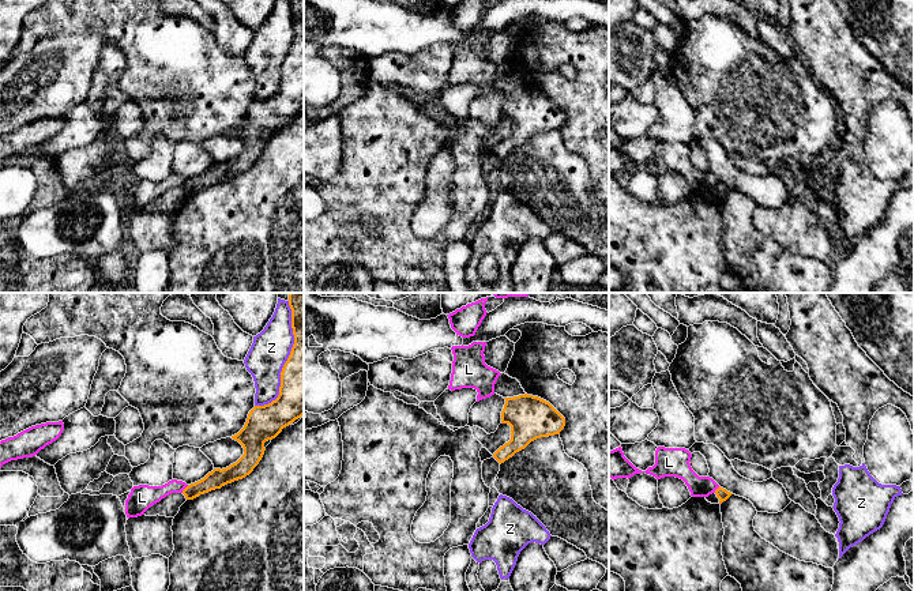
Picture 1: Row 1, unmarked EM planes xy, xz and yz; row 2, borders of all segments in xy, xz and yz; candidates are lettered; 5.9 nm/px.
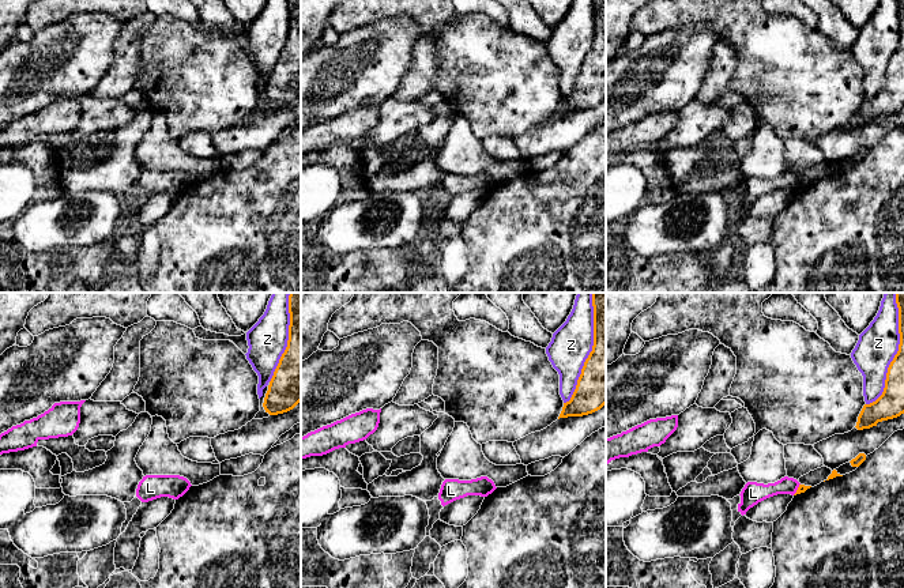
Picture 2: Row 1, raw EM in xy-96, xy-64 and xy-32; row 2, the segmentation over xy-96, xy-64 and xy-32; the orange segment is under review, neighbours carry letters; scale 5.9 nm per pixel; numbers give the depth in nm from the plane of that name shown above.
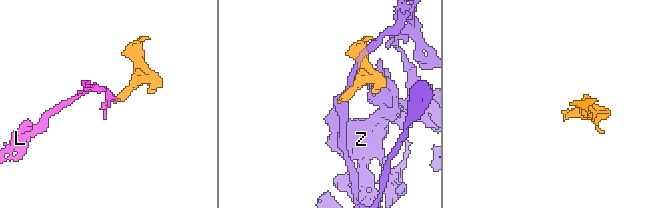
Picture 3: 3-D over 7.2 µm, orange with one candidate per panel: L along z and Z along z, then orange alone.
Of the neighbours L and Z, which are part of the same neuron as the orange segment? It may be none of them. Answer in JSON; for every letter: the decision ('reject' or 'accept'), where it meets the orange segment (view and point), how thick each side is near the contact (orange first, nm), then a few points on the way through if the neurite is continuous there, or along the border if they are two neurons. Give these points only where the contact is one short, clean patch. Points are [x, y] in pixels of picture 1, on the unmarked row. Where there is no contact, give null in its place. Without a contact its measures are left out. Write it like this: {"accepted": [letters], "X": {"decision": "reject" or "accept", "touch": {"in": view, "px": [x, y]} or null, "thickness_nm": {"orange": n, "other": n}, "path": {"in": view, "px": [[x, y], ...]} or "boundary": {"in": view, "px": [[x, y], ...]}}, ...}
{"accepted": [], "L": {"decision": "reject", "touch": {"in": "xy", "px": [184, 184]}, "thickness_nm": {"orange": 110, "other": 140}, "boundary": {"in": "xy", "px": [[188, 180], [181, 187]]}}, "Z": {"decision": "reject", "touch": {"in": "xy", "px": [285, 57]}, "thickness_nm": {"orange": 280, "other": 220}}}

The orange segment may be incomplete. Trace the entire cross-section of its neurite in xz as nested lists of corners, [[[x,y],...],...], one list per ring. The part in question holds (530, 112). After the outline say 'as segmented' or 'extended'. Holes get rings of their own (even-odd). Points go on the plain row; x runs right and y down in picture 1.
[[[533,90],[504,93],[501,118],[511,121],[511,135],[500,142],[493,153],[501,159],[531,136],[560,129],[565,113],[546,95]]]; as segmented

